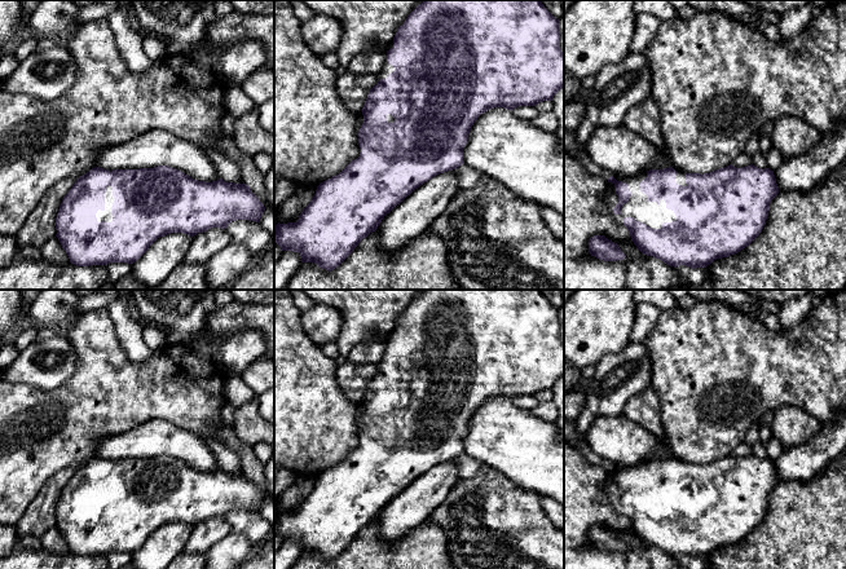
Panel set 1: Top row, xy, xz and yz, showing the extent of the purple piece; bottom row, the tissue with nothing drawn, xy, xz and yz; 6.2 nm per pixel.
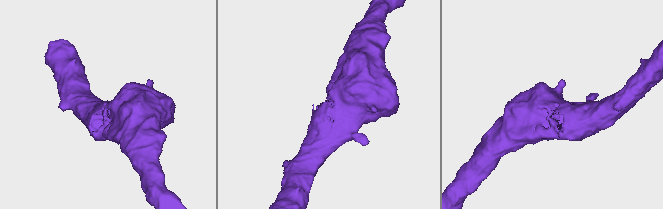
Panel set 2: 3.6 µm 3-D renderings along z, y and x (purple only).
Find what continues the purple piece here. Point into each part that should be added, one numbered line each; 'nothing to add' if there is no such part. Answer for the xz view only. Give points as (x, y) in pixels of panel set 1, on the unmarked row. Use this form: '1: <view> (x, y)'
1: xz (387, 358)

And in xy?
1: xy (106, 506)

